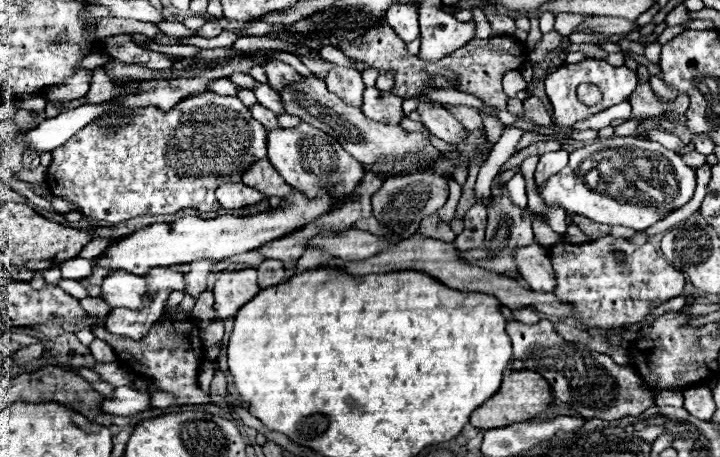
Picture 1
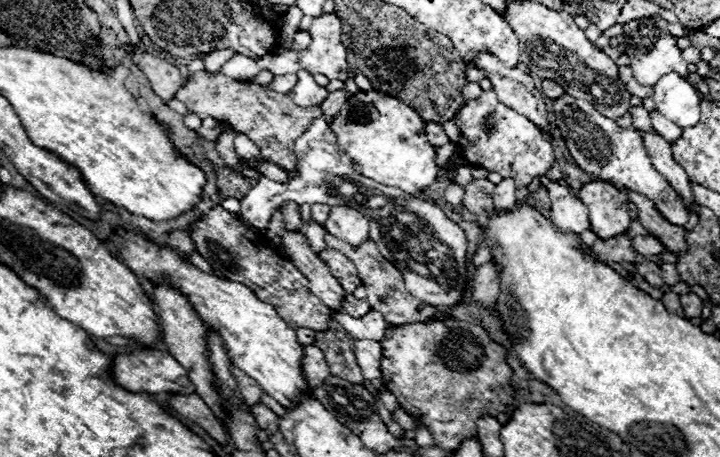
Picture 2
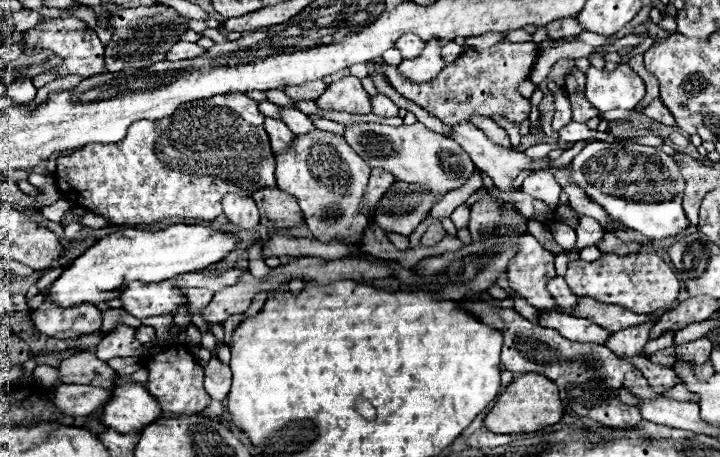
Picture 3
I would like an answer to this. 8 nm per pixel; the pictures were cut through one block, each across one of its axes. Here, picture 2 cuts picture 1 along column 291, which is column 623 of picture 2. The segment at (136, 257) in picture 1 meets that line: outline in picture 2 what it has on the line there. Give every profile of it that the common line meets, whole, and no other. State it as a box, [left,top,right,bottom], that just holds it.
[578,180,632,240]

